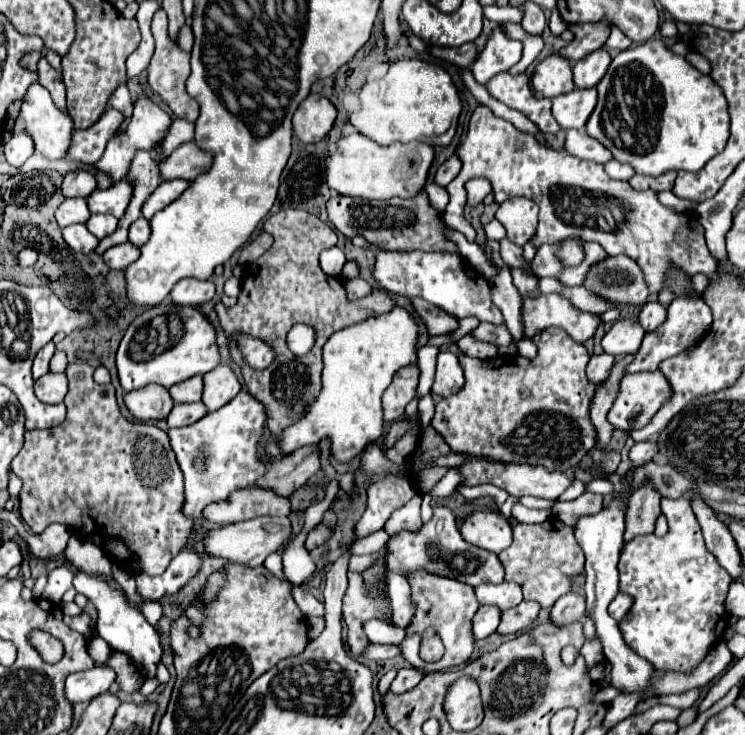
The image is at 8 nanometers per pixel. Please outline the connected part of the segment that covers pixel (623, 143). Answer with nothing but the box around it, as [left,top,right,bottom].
[587,41,729,177]

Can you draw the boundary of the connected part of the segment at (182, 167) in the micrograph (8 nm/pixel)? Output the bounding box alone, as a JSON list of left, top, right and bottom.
[159,141,211,181]

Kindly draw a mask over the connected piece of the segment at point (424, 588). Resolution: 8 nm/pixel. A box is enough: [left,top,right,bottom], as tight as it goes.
[399,569,479,675]

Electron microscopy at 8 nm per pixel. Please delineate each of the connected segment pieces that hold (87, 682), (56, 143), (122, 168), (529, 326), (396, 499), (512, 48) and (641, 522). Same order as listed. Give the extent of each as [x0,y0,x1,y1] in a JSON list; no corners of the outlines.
[[65,667,115,705],[21,83,75,159],[93,97,171,183],[521,293,601,343],[351,475,417,543],[471,25,521,85],[623,485,661,543]]

